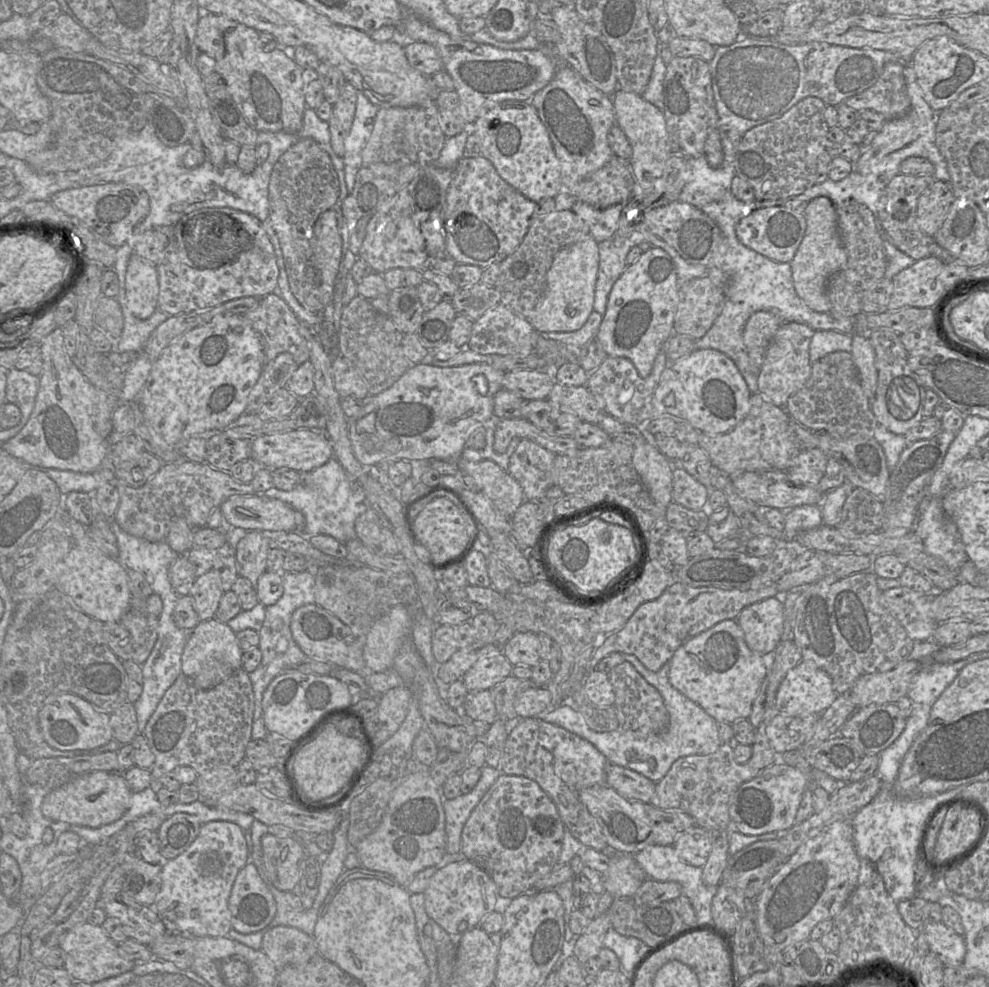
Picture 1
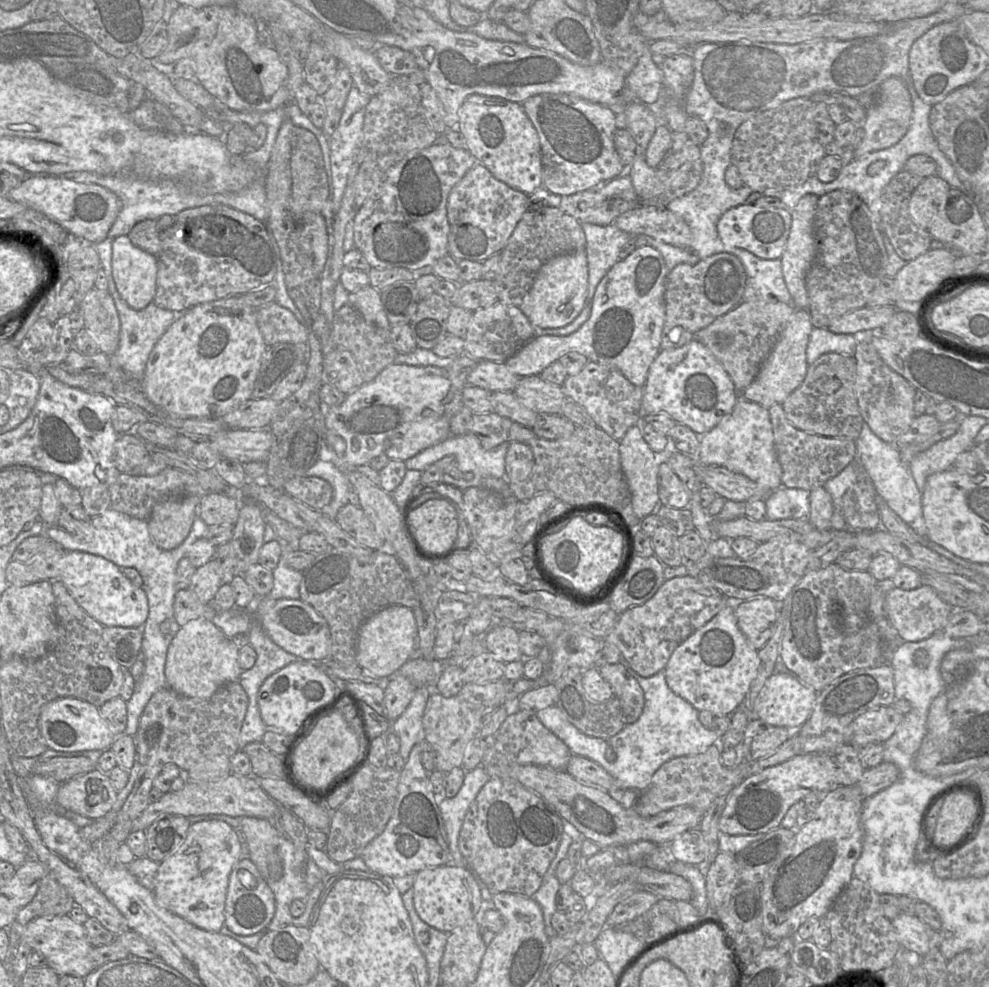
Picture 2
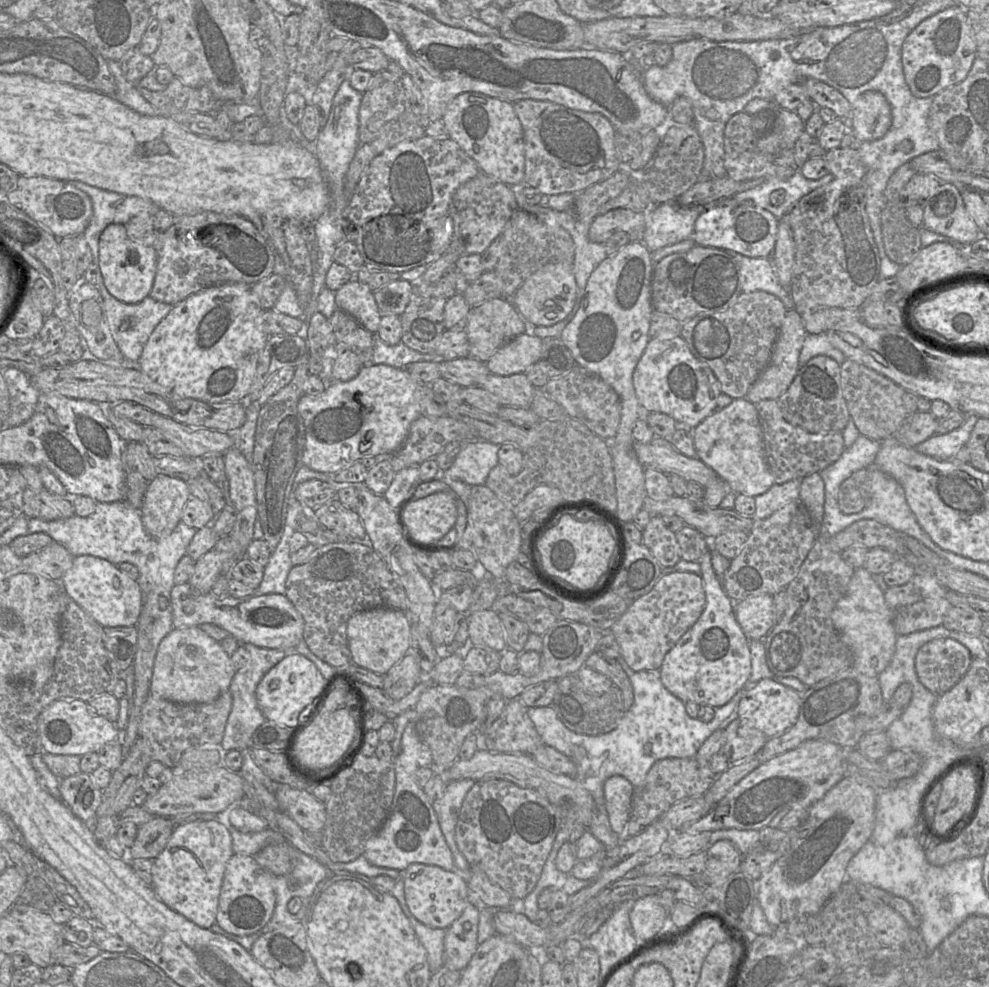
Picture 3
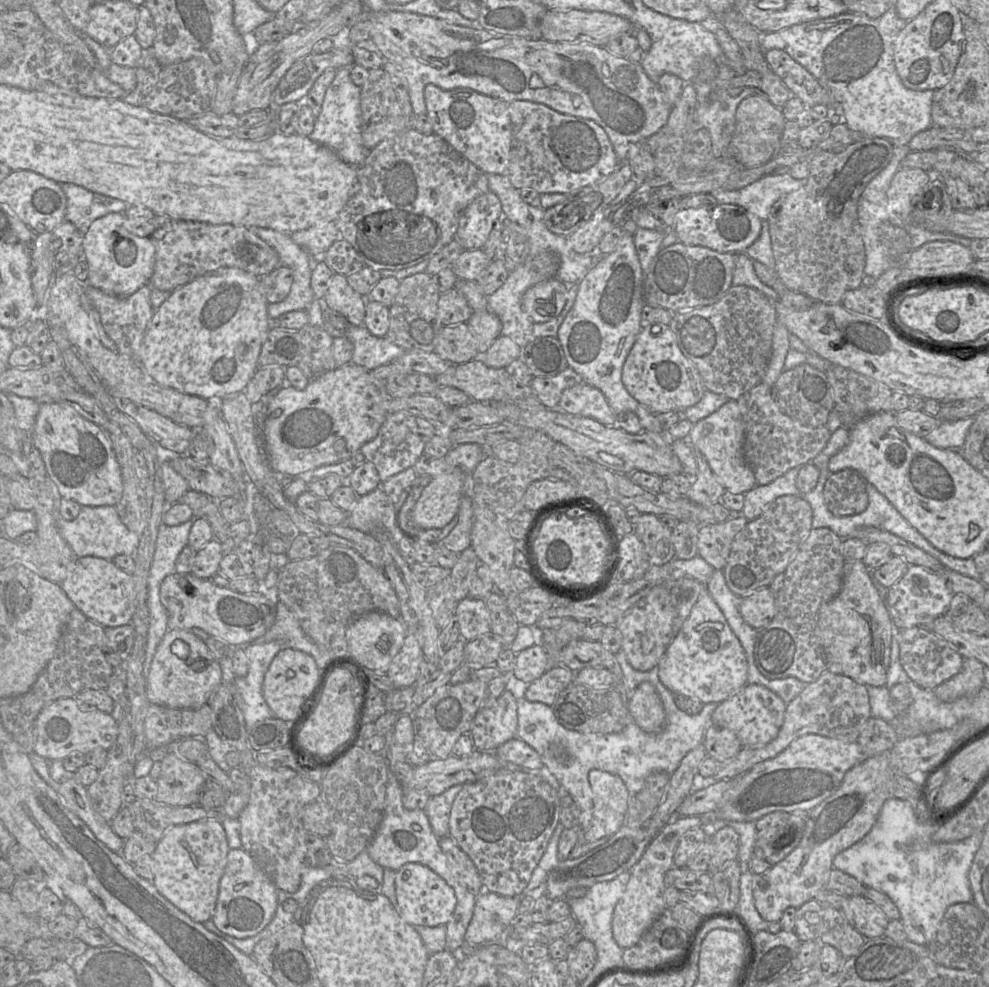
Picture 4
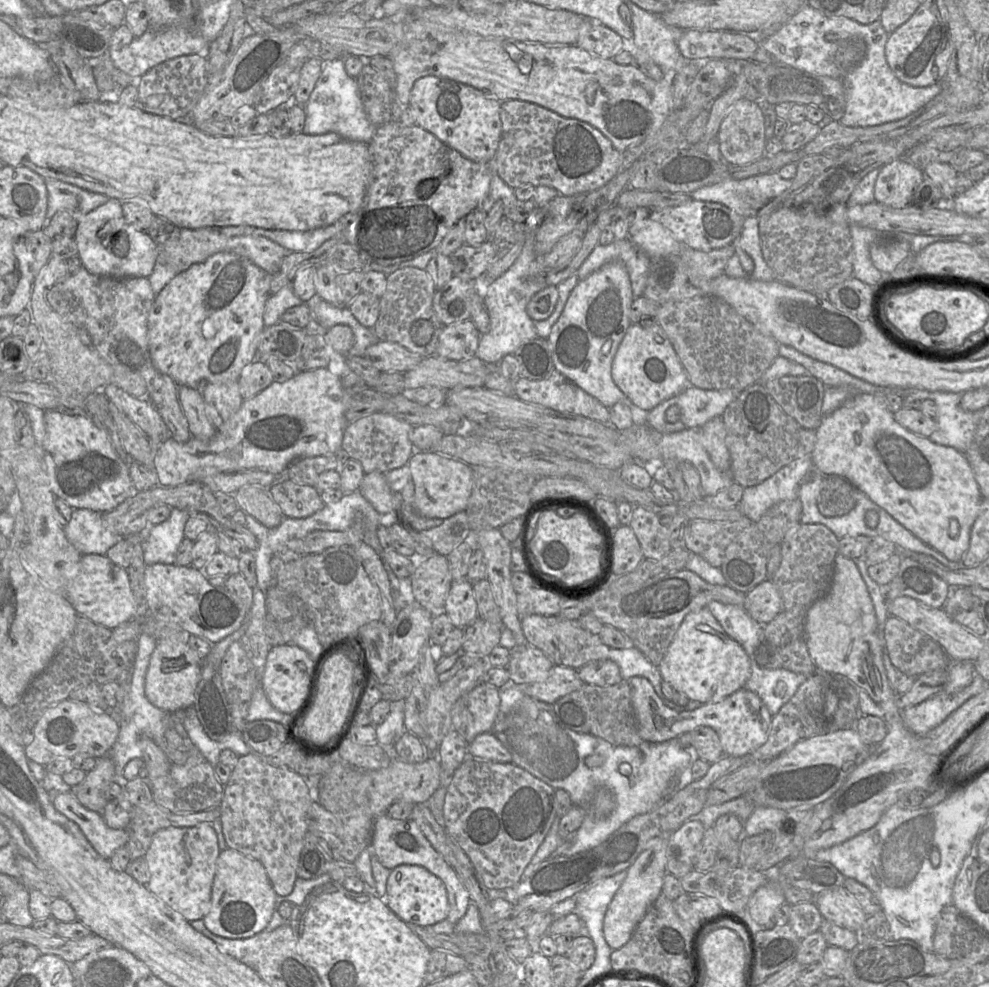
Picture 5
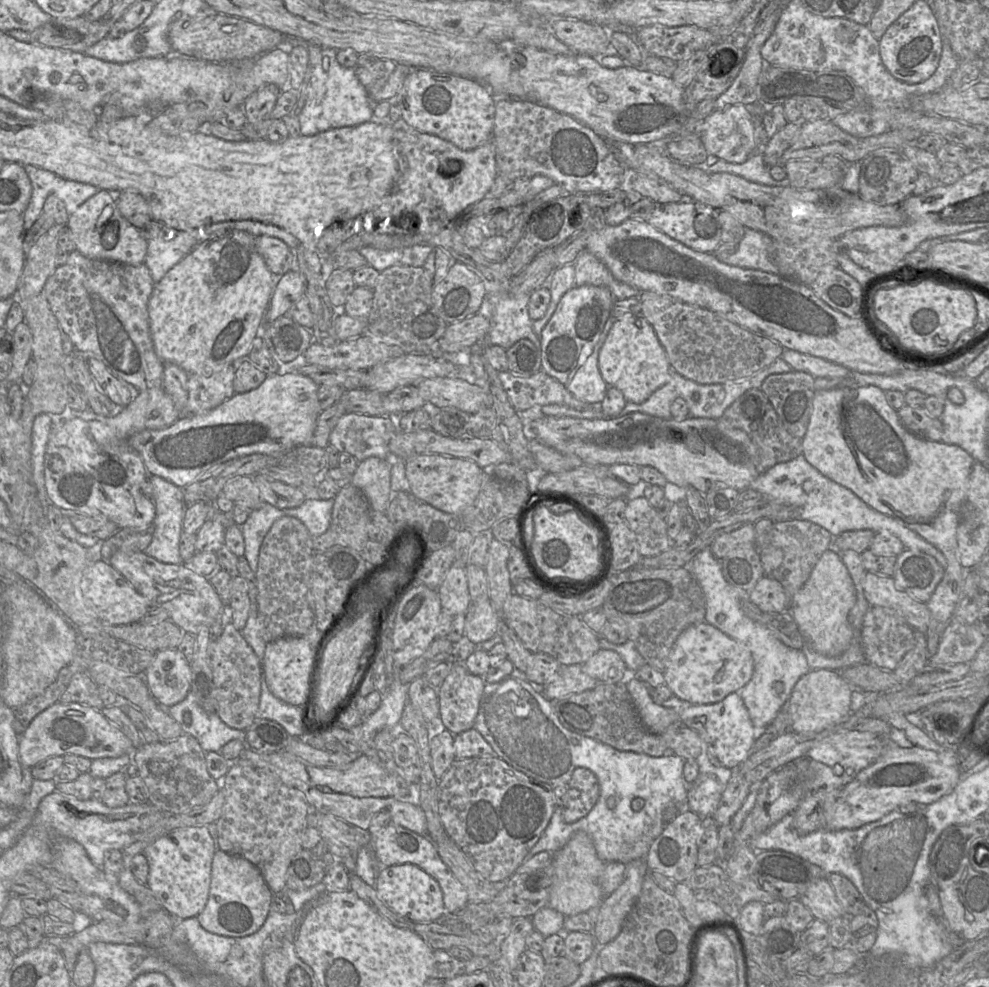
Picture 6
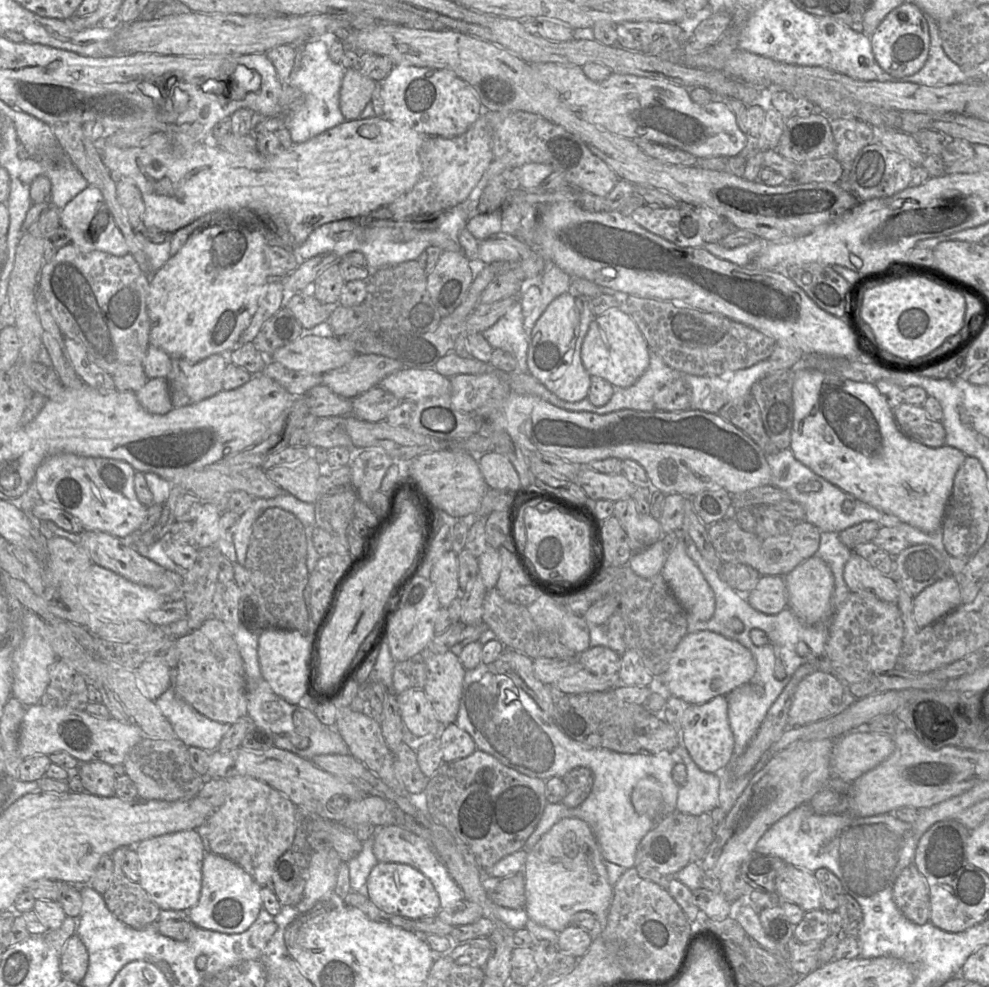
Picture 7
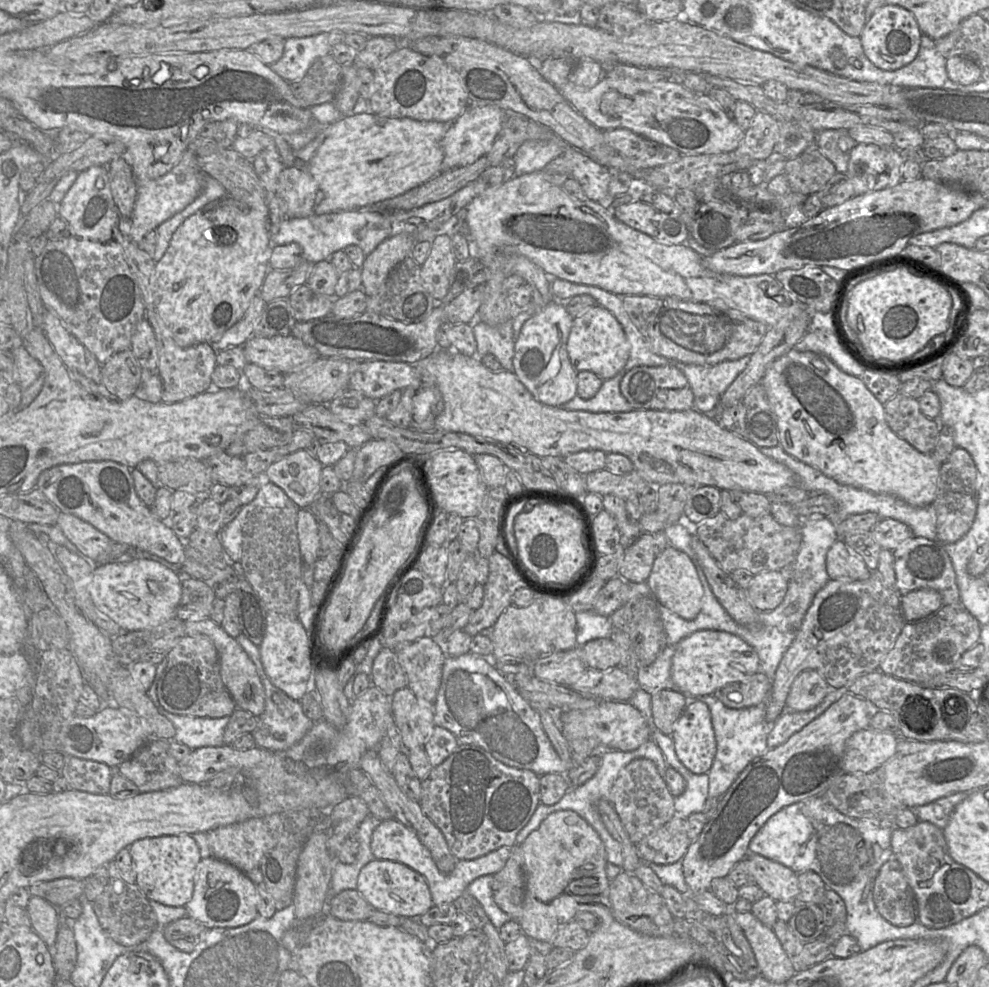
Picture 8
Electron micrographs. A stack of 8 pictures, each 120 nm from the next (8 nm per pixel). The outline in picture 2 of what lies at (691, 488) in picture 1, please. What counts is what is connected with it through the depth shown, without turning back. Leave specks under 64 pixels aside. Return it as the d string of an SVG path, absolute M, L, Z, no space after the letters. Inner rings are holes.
M661 463L658 470L659 505L672 508L688 508L691 492L667 463Z

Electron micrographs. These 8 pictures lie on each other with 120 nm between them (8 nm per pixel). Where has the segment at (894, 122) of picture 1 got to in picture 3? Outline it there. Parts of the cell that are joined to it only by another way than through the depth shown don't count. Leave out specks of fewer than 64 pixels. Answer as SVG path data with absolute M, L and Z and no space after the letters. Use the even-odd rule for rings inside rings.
M866 91L852 105L851 115L844 121L858 142L874 141L891 127L891 108L882 93Z

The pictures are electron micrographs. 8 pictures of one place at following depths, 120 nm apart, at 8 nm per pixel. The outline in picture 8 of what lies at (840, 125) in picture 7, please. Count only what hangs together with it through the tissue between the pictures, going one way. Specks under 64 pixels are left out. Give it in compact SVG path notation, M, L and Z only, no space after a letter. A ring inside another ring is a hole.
M827 129L817 133L815 146L829 159L838 173L846 173L851 150L857 145L844 129Z

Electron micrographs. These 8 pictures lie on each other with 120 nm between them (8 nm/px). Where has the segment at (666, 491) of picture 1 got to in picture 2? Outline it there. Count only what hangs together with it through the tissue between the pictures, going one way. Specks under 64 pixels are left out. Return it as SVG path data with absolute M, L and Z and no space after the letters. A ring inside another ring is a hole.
M638 425L630 427L619 443L621 466L632 495L633 511L636 517L642 520L644 517L655 513L659 506L659 465L667 463L666 460L672 454L673 447L668 444L663 452L654 453L643 439Z

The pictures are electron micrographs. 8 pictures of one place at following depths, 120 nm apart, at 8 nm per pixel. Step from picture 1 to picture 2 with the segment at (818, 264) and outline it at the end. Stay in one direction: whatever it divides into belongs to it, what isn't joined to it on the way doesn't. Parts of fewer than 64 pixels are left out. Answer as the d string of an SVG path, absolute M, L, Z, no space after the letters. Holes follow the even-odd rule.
M807 194L791 209L790 233L783 254L780 257L783 278L793 300L793 306L803 310L807 310L809 306L805 278L818 251L815 232L815 212L818 198L817 195Z

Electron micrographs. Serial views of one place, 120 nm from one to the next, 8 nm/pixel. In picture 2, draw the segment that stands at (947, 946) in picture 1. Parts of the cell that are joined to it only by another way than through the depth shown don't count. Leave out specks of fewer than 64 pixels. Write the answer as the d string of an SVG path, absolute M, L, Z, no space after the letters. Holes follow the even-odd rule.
M901 913L892 920L892 924L903 950L914 951L923 957L932 948L939 949L940 932L934 930L916 915Z

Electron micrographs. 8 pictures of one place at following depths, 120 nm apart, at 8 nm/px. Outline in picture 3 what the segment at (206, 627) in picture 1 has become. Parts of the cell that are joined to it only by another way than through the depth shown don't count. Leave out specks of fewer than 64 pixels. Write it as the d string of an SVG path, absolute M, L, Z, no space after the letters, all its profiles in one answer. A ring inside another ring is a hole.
M200 626L174 628L158 647L150 694L180 704L207 704L229 691L235 673L231 656Z

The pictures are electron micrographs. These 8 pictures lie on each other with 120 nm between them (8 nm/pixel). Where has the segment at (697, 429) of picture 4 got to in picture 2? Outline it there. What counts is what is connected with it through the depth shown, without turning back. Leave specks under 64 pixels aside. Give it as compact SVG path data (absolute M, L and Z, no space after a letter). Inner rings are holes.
M737 400L732 412L713 429L700 437L697 459L703 465L720 466L742 474L765 490L774 492L782 487L782 469L774 448L769 412L768 409L754 402Z

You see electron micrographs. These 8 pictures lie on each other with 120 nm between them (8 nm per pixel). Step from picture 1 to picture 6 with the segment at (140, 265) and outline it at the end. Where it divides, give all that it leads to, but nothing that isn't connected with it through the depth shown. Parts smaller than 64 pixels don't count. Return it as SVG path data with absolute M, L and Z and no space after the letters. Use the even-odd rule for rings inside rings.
M101 189L82 203L69 215L66 226L71 231L76 250L87 258L129 265L139 265L145 261L147 240L121 215L116 199L108 190Z

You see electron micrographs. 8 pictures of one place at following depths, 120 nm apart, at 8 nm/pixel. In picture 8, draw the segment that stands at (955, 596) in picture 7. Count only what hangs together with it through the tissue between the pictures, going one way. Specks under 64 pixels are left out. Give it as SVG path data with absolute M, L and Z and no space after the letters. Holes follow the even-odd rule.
M925 588L902 595L900 605L905 621L910 623L934 614L943 606L943 601L938 591Z

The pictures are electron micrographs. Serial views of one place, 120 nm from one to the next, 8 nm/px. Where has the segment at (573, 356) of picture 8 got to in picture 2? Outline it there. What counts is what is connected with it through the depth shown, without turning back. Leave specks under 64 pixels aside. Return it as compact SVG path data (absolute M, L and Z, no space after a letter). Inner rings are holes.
M696 340L680 348L661 349L649 368L643 389L644 414L666 414L701 436L732 412L740 395L721 363Z

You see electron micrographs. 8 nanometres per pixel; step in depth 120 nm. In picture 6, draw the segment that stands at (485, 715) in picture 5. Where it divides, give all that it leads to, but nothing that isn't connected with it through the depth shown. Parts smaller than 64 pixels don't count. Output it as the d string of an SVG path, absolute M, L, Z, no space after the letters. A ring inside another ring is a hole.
M451 664L451 671L437 689L439 714L453 735L473 728L485 687L483 676L467 671L465 664Z

